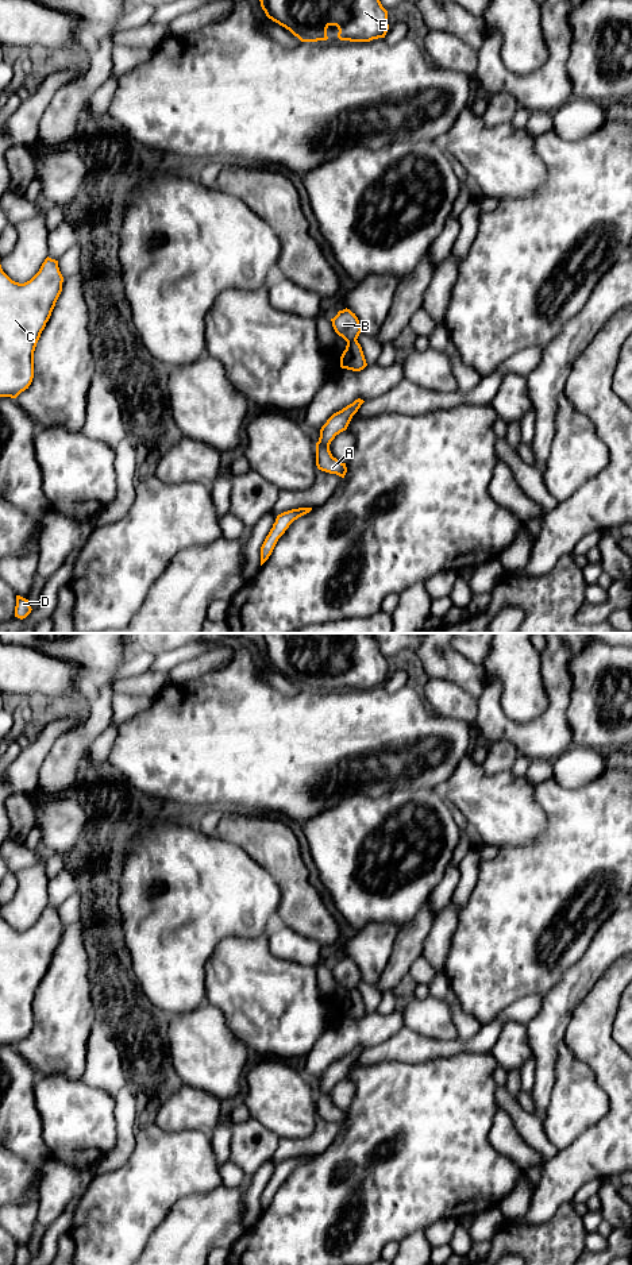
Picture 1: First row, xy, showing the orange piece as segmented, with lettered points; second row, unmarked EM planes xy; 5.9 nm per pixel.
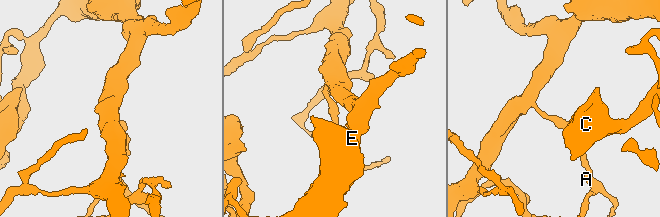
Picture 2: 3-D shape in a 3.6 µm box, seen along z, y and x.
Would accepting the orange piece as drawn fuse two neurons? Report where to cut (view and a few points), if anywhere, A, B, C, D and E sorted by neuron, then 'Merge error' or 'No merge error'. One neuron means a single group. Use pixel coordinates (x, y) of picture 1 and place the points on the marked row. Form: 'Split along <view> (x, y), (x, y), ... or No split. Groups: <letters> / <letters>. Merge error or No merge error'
Split along xy (357, 340), (347, 343). Groups: A / B C D E. Merge error

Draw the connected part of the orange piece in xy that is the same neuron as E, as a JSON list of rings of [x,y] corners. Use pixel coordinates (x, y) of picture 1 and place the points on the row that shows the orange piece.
[[[259,0],[266,16],[289,30],[301,42],[327,41],[327,28],[336,26],[340,41],[370,42],[385,38],[388,11],[379,0]]]

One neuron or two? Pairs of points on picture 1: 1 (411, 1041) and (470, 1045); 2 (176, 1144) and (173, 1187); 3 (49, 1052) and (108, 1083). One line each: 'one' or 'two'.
1: one
2: one
3: two

